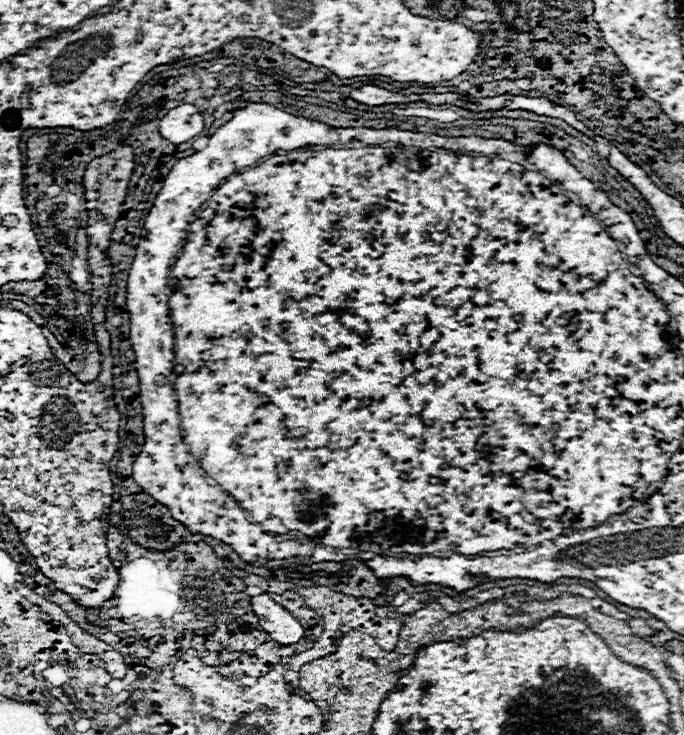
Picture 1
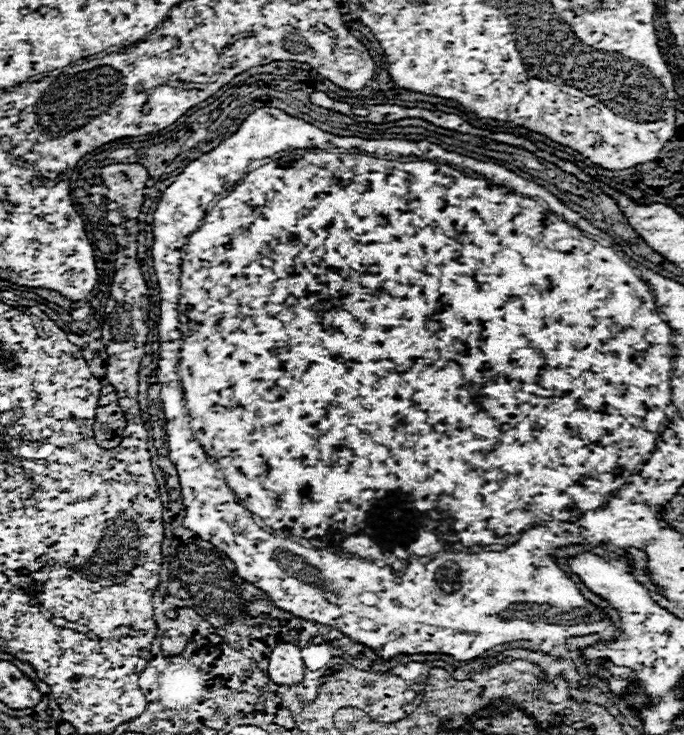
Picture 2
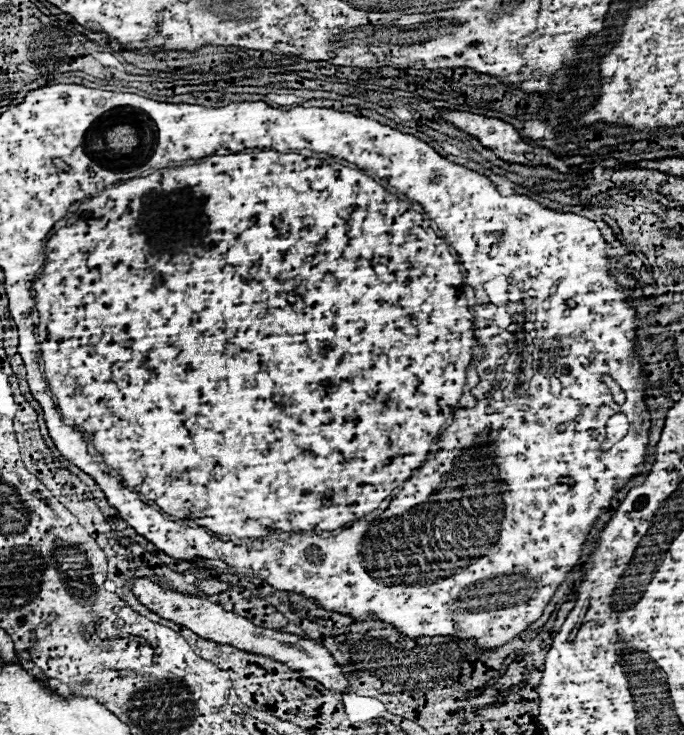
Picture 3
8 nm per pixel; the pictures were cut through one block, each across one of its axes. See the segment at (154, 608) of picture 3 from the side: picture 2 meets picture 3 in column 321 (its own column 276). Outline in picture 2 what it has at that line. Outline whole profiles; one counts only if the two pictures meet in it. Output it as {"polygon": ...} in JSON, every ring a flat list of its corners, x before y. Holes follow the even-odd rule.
{"polygon":[[288,642,276,644,268,664,268,676,276,684,298,684,304,678,304,662,300,648]]}

